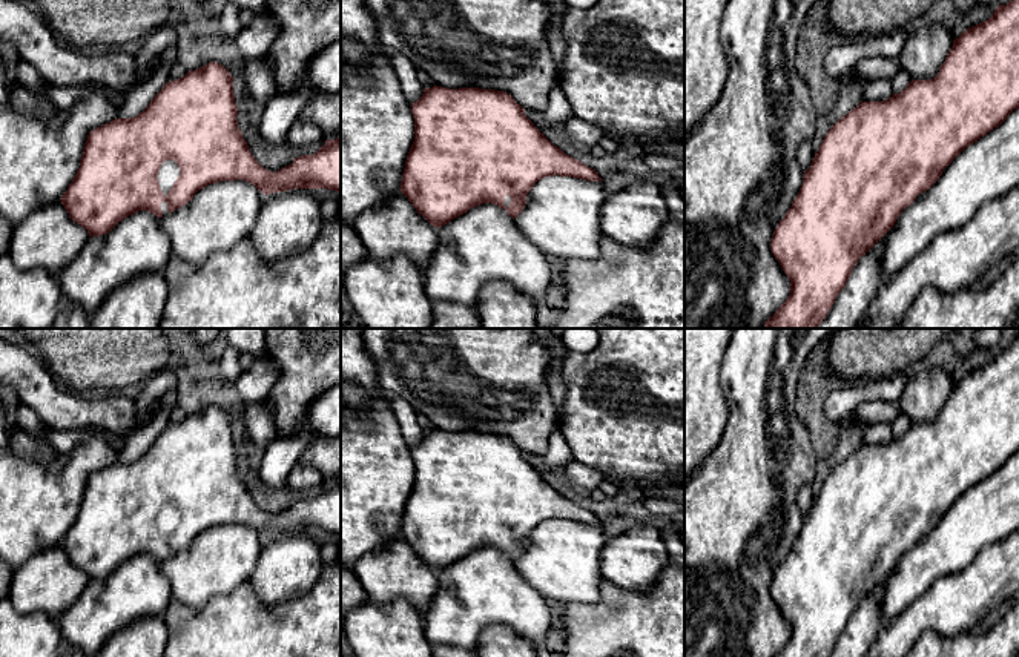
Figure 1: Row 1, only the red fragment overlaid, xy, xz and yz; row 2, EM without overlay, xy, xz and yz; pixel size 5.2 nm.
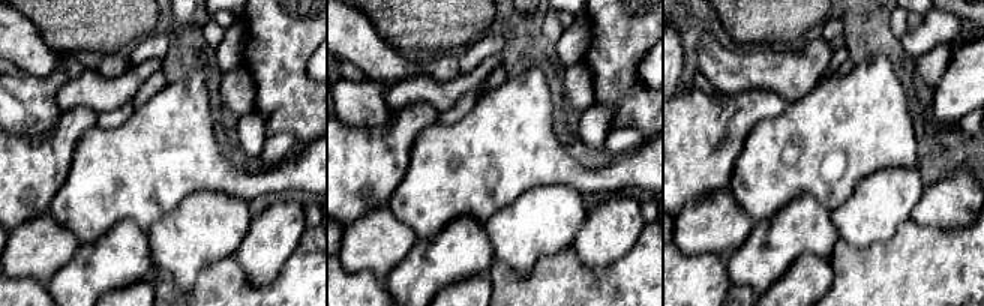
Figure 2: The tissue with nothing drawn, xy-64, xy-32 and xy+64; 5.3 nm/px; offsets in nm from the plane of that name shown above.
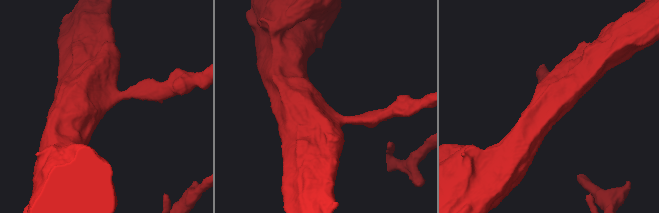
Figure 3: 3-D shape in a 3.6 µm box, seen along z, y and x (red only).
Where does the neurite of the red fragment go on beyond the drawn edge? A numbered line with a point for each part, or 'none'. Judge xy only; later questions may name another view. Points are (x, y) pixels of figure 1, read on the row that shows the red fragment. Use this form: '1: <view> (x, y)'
1: xy (169, 171)

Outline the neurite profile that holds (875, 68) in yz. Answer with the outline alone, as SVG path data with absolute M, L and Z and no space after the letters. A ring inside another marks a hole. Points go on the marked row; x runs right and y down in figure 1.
M873 57L866 58L855 64L852 69L846 71L838 77L838 83L844 80L850 80L852 77L861 77L867 81L873 81L878 78L892 80L899 71L899 63L895 58Z

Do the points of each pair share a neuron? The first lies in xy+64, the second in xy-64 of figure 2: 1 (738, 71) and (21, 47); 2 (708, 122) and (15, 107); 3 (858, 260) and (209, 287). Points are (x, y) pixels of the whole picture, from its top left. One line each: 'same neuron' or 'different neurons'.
1: same neuron
2: different neurons
3: same neuron

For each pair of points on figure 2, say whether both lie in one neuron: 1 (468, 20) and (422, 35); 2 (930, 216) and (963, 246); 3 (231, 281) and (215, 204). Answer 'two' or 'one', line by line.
1: one
2: two
3: two

